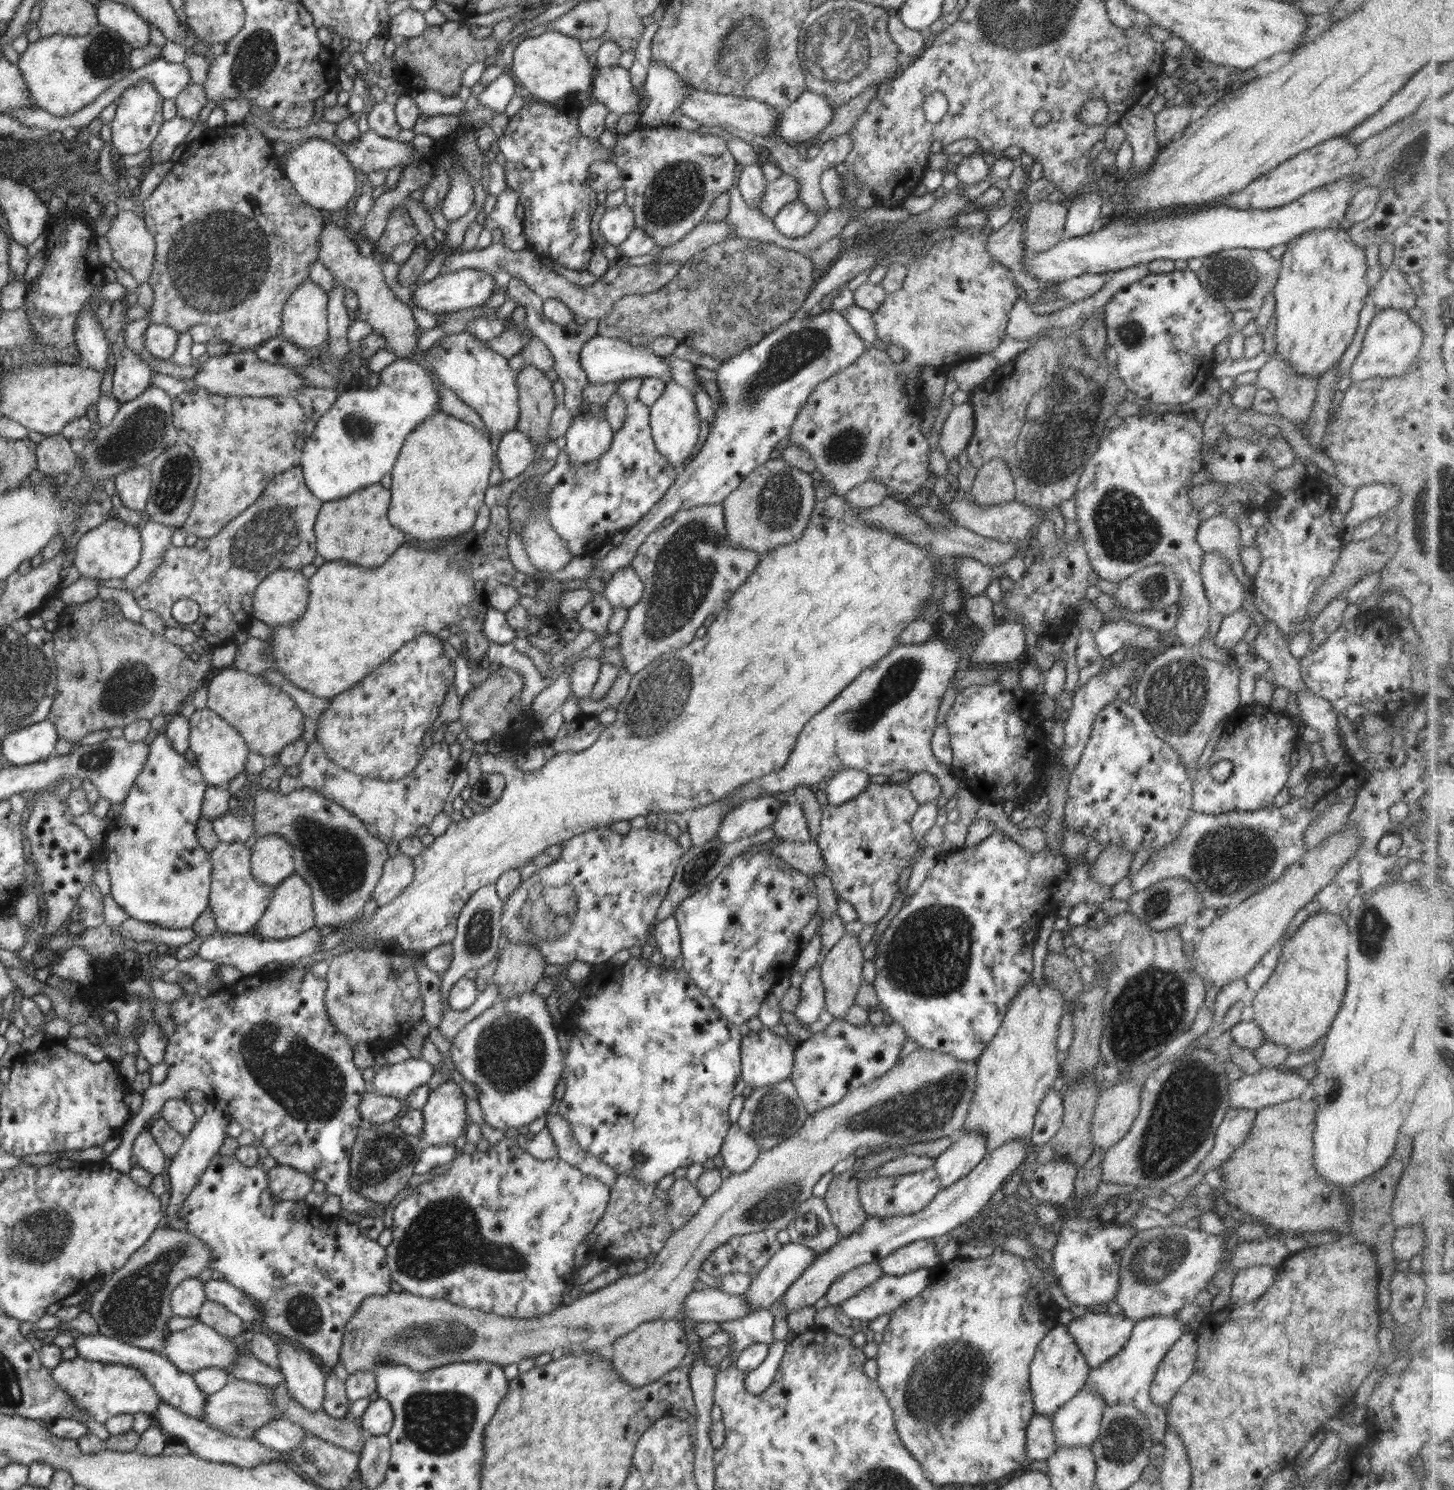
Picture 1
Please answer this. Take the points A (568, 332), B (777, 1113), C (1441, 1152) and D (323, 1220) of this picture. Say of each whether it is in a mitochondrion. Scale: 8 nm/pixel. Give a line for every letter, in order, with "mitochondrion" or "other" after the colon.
A: other
B: mitochondrion
C: other
D: other

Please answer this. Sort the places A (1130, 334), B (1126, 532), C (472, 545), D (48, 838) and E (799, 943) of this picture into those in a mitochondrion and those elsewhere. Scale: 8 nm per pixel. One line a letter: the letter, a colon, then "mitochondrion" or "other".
A: mitochondrion
B: mitochondrion
C: other
D: other
E: other

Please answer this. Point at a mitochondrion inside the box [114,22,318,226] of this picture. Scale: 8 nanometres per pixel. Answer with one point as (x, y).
(255, 59)

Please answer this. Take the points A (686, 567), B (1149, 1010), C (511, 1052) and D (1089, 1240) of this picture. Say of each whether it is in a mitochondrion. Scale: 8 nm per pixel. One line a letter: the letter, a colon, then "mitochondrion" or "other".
A: mitochondrion
B: mitochondrion
C: mitochondrion
D: other

